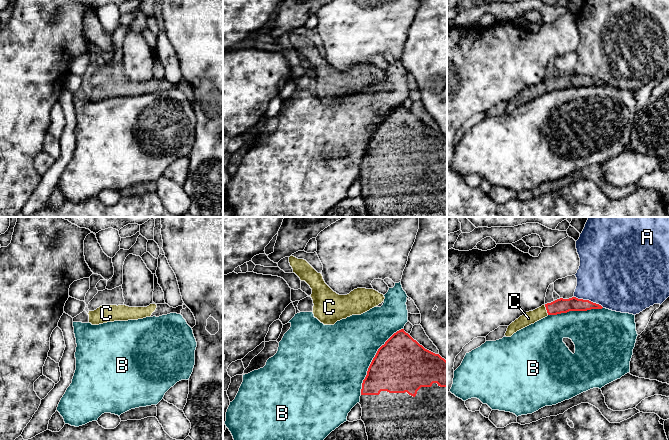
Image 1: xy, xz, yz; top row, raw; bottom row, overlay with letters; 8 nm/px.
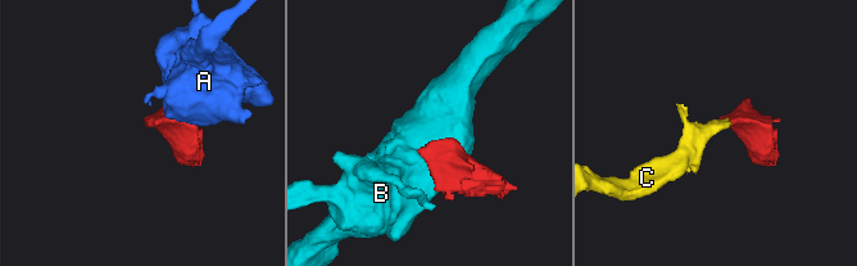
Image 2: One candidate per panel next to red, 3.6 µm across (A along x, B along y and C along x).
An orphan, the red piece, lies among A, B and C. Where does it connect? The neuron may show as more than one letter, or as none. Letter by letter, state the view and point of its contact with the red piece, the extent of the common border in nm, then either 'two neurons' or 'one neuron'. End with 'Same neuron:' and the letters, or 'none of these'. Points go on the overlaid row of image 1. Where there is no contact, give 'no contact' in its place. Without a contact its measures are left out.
A: yz (588, 300) | 260 nm | two neurons
B: xz (372, 360) | 650 nm | two neurons
C: yz (546, 309) | 90 nm | one neuron
Same neuron: C

